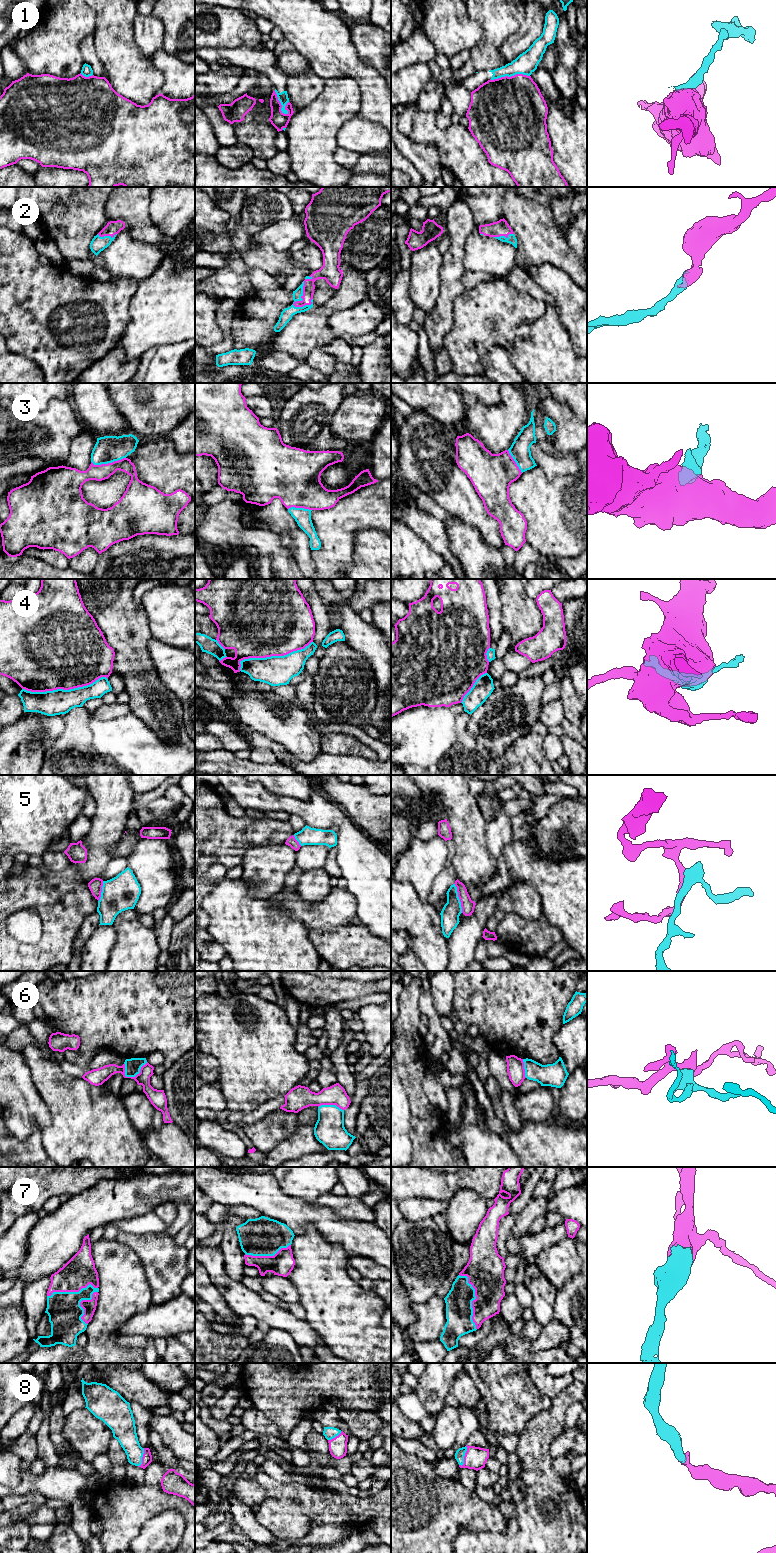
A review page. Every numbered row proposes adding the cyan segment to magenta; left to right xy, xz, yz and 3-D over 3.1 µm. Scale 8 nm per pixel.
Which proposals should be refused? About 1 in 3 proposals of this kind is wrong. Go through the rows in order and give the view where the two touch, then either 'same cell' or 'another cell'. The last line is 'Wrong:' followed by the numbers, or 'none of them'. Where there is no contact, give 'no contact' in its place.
1: meets magenta in xz; another cell
2: meets magenta in xz; same cell
3: meets magenta in xy; same cell
4: meets magenta in xy; same cell
5: meets magenta in yz; another cell
6: meets magenta in xy; another cell
7: meets magenta in yz; same cell
8: meets magenta in yz; same cell
Wrong: 1, 5, 6

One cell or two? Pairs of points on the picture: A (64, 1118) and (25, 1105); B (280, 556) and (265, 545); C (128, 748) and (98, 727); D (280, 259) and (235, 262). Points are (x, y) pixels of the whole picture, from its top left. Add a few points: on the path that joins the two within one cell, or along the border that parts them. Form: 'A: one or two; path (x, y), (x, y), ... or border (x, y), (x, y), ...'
A: two; border (38, 1092), (50, 1116), (50, 1123), (41, 1130)
B: one; path (276, 552), (269, 545)
C: one; path (121, 741), (109, 738), (105, 734)
D: two; border (223, 253), (229, 253), (233, 250), (243, 264)

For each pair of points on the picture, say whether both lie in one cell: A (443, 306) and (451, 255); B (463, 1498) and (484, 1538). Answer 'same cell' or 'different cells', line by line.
A: same cell
B: different cells

